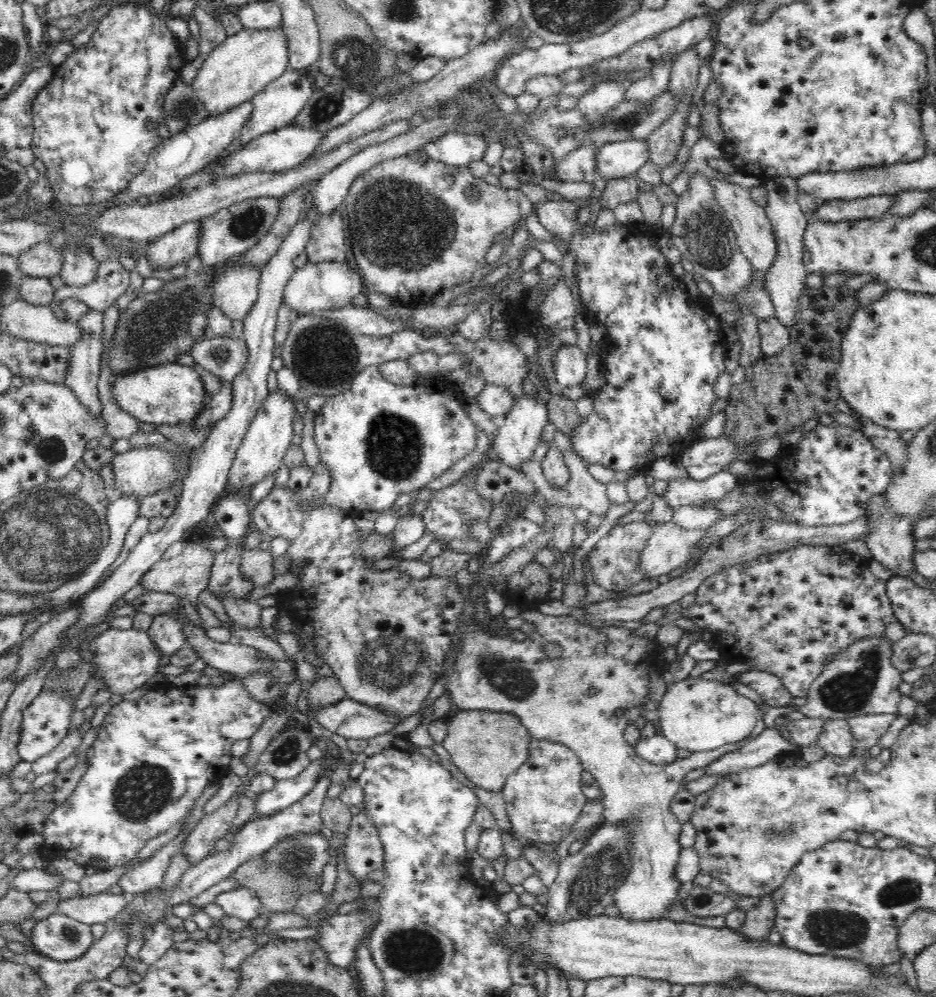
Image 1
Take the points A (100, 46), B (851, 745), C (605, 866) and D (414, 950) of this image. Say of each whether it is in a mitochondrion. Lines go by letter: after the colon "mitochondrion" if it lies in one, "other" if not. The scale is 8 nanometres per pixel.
A: other
B: other
C: mitochondrion
D: mitochondrion

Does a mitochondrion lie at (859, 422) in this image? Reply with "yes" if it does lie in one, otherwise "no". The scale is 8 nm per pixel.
no

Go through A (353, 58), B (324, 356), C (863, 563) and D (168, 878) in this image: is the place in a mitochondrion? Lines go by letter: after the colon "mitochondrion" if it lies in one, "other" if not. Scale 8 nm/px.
A: mitochondrion
B: mitochondrion
C: other
D: other

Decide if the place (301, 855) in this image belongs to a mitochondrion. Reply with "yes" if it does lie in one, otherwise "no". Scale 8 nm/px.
yes

